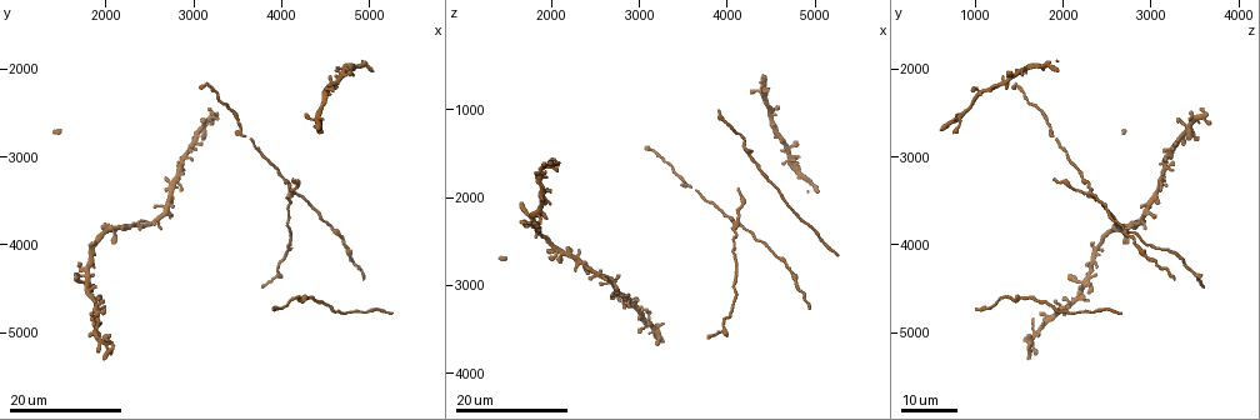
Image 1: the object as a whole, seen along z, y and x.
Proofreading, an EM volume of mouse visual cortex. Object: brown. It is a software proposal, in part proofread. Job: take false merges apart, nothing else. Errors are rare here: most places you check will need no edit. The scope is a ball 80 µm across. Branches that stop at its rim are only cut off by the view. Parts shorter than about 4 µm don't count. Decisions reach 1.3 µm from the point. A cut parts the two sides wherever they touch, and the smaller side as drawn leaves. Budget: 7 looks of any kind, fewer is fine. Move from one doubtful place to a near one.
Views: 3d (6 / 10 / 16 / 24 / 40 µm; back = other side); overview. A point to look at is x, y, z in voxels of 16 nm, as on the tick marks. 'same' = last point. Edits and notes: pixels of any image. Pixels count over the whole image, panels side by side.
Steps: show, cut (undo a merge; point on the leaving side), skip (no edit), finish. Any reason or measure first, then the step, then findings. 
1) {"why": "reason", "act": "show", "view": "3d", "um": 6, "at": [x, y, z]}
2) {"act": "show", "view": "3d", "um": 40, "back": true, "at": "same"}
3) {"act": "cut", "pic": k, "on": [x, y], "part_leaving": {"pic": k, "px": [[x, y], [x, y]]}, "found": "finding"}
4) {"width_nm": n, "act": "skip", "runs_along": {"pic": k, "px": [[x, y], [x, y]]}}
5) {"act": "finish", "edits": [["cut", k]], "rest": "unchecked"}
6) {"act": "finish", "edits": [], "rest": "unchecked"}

{"why": "three-way junction", "act": "show", "view": "3d", "um": 16, "at": [2000, 5150, 1600]}

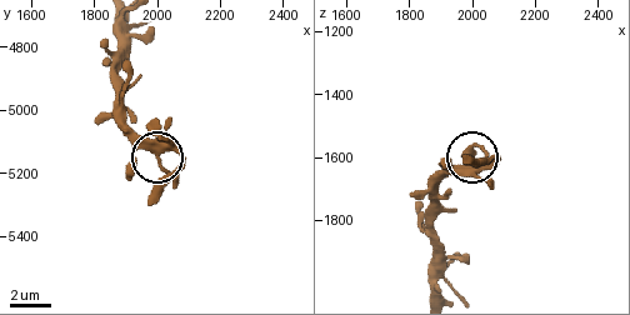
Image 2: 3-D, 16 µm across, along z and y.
{"act": "show", "view": "3d", "um": 6, "at": [2040, 5120, 1620]}

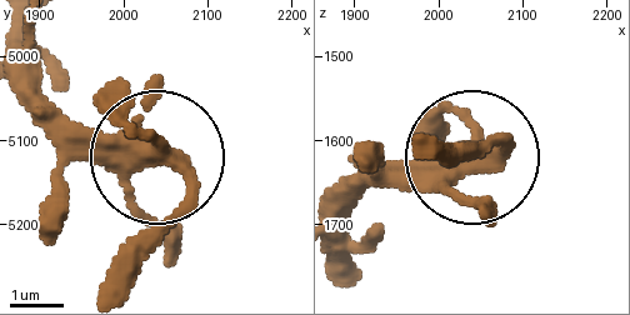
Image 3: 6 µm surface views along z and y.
{"act": "skip", "found": "all the same neuron"}

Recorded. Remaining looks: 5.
{"why": "thin arm on a thick one", "act": "show", "view": "3d", "um": 24, "at": [4150, 3400, 2300]}

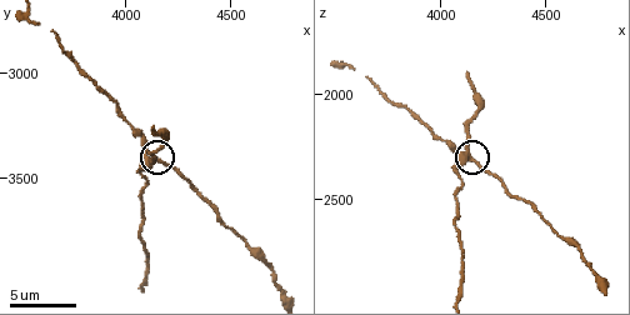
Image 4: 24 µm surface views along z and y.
{"why": "closer look", "act": "show", "view": "3d", "um": 10, "at": "same"}

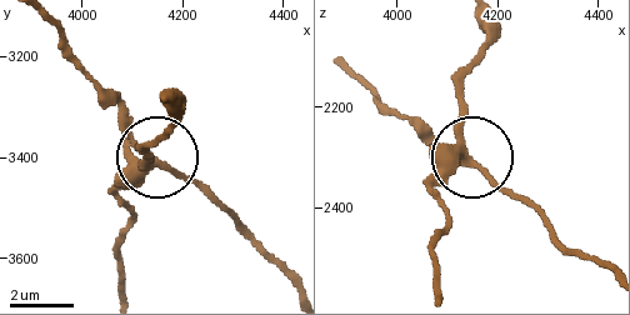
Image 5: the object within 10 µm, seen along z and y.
{"act": "cut", "pic": 5, "on": [459, 109], "part_leaving": {"pic": 5, "px": [[454, 158], [438, 195], [444, 225], [433, 251], [433, 293]]}, "found": "two neurons meet here"}

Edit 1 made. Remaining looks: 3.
{"why": "see it whole again", "act": "show", "view": "overview"}

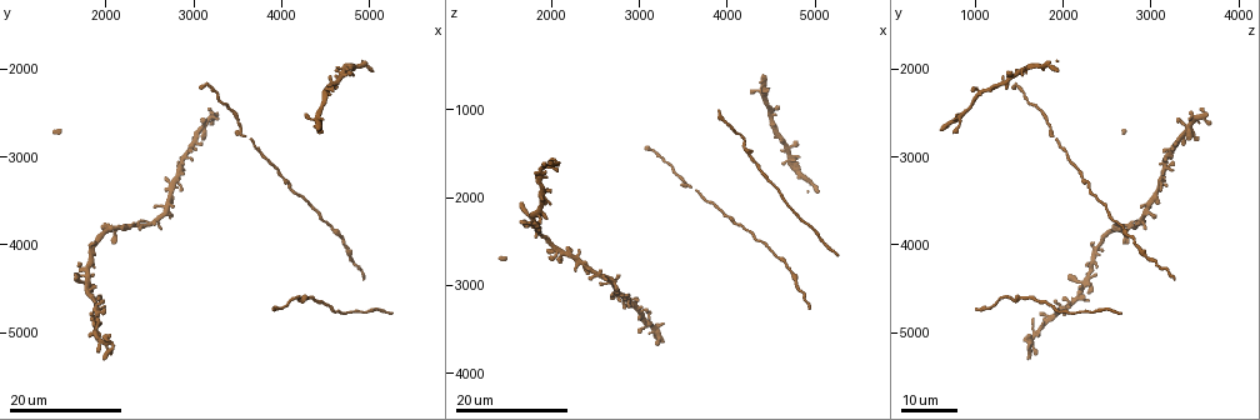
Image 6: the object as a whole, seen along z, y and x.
{"act": "show", "view": "3d", "um": 16, "at": [3500, 2500, 1800]}

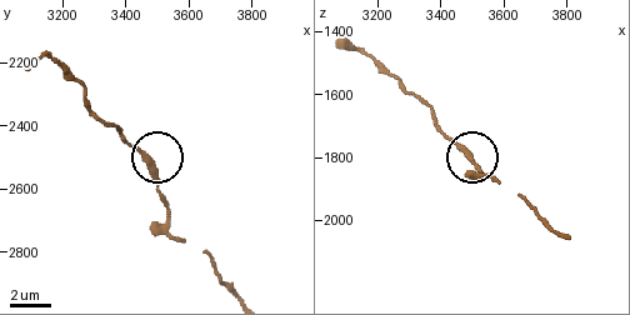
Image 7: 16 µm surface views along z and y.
{"act": "show", "view": "3d", "um": 6, "at": [3480, 2510, 1790]}

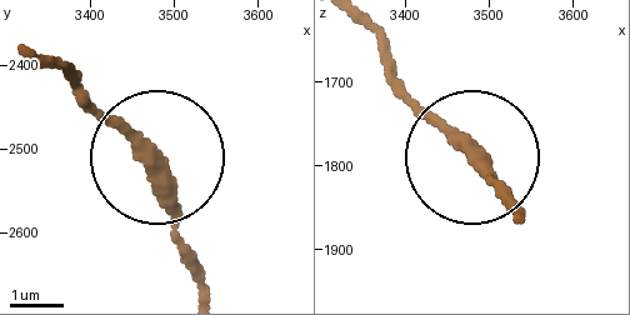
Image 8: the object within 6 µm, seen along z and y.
{"act": "skip", "found": "all the same neuron"}

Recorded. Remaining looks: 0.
{"act": "finish", "edits": [["cut", 5]], "rest": "unchecked"}

